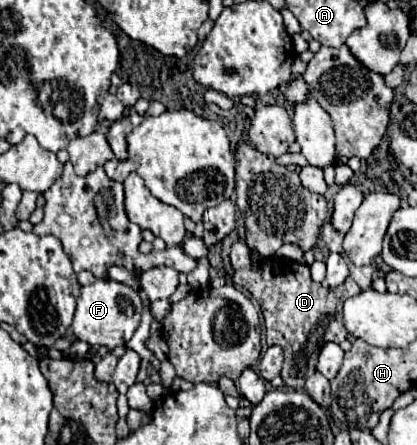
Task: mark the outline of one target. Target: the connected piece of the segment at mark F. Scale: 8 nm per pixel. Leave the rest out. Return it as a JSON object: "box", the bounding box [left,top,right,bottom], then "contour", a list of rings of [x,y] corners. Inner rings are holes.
{"box":[71,278,143,352],"contour":[[[97,278],[93,284],[81,286],[71,328],[77,340],[83,340],[91,346],[103,346],[109,352],[113,352],[117,346],[125,346],[125,342],[129,342],[129,338],[141,324],[141,314],[143,302],[139,292],[135,292],[131,286],[123,282],[115,282],[111,278]],[[119,304],[123,304],[123,312]]]}

